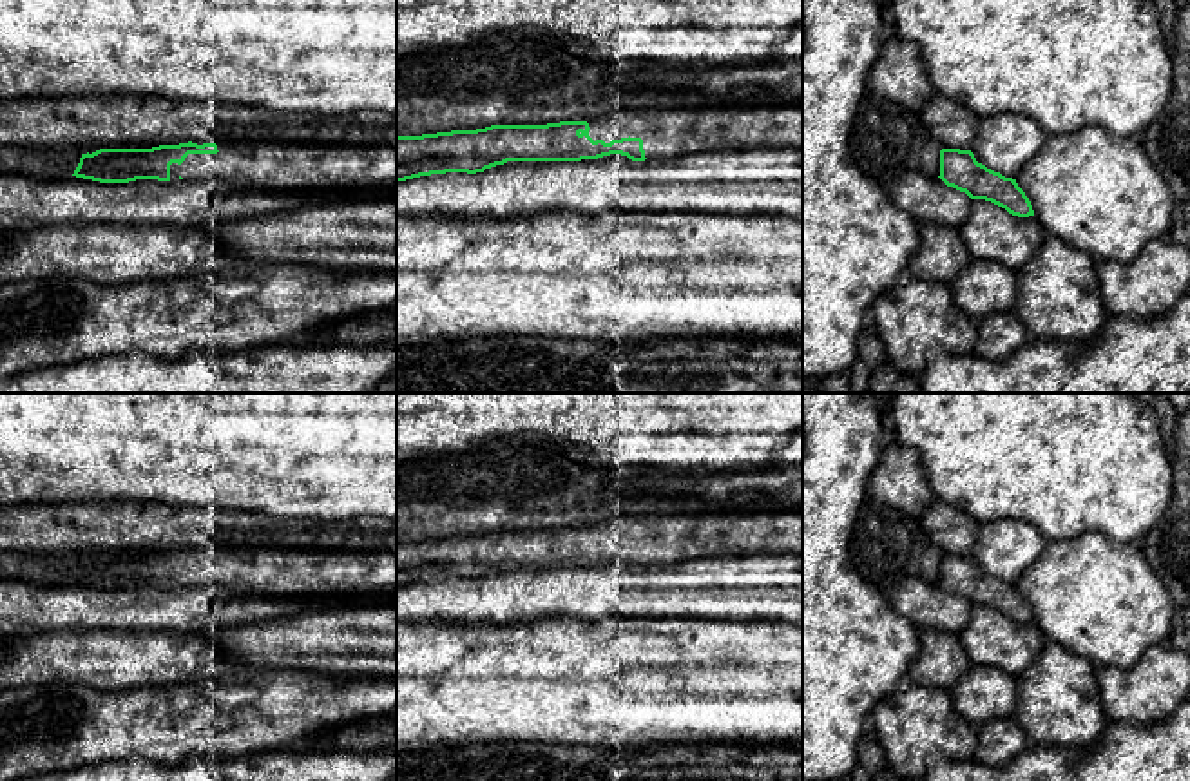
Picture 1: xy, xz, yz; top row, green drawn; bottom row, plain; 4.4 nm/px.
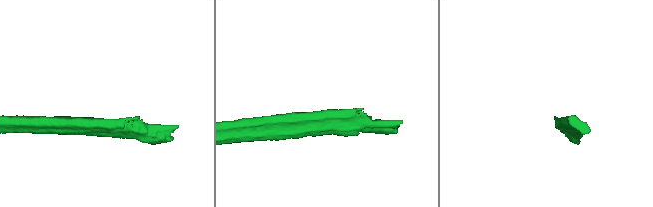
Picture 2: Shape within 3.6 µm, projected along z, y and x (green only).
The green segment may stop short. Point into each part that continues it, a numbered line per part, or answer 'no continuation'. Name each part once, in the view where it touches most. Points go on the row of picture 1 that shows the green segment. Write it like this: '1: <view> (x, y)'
1: xz (665, 136)

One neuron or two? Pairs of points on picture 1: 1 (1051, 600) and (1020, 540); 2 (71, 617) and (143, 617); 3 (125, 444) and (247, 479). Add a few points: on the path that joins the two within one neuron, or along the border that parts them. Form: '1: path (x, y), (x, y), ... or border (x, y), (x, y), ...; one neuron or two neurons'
1: border (1047, 542), (1044, 551), (1013, 584); two neurons
2: path (89, 615), (125, 615); one neuron
3: path (156, 444), (212, 444), (216, 448); one neuron

